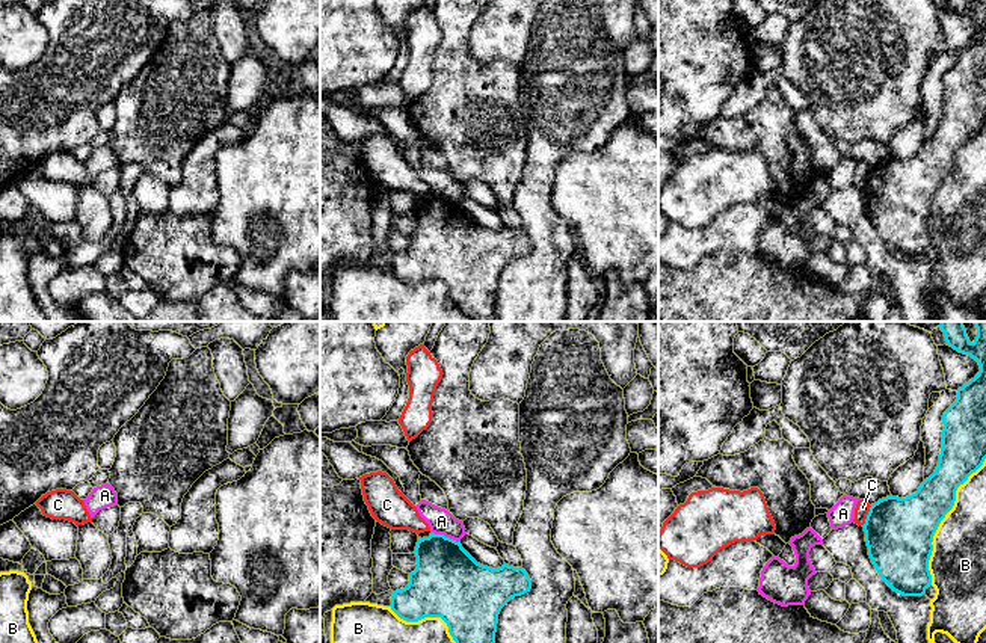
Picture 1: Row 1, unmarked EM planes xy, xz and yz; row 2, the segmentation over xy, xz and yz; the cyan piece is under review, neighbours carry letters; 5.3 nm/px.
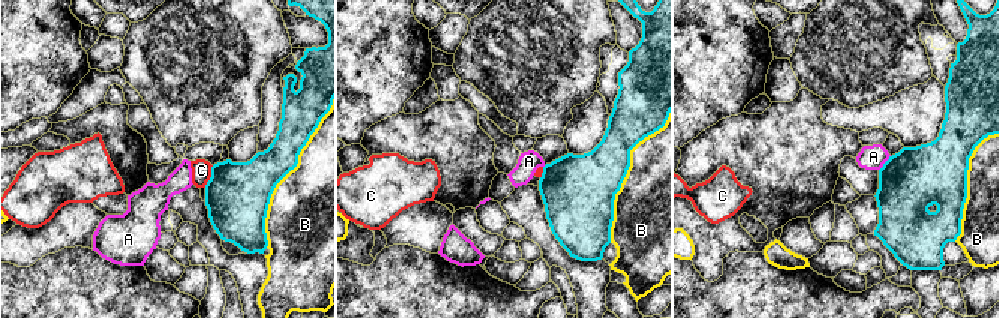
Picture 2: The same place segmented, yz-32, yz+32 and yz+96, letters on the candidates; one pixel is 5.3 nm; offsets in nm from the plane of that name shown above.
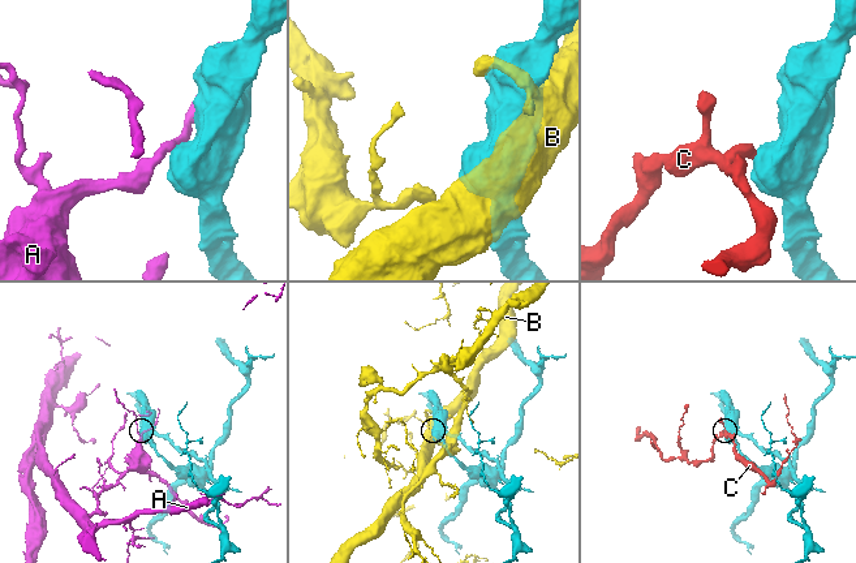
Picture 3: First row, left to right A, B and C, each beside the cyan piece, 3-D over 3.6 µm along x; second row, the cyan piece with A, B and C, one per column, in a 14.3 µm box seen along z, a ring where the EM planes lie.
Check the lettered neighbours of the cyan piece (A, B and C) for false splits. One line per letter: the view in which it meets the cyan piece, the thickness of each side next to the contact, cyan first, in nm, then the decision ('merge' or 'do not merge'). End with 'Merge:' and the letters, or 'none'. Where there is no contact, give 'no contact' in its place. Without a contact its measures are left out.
A: meets cyan in xz; 380 nm thick on the cyan side, 140 nm on the other; do not merge
B: meets cyan in yz; 360 nm thick on the cyan side, 300 nm on the other; do not merge
C: meets cyan in yz; 360 nm thick on the cyan side, 80 nm on the other; do not merge
Merge: none

